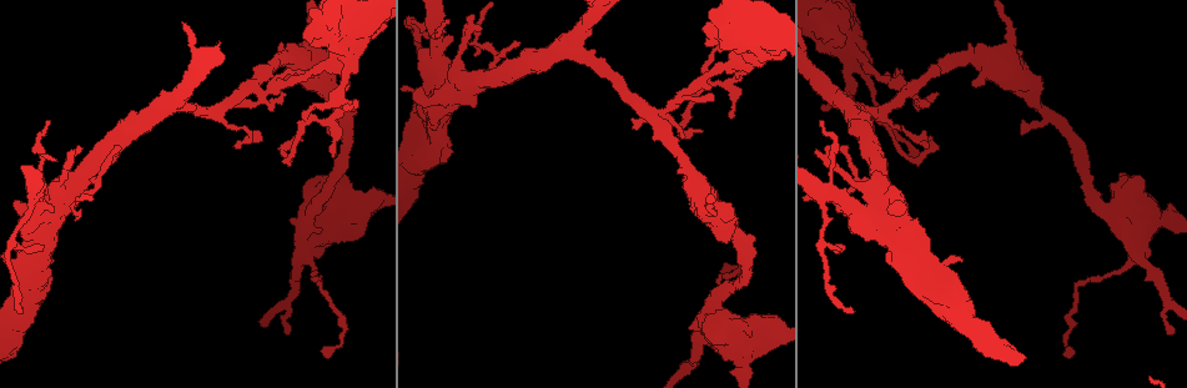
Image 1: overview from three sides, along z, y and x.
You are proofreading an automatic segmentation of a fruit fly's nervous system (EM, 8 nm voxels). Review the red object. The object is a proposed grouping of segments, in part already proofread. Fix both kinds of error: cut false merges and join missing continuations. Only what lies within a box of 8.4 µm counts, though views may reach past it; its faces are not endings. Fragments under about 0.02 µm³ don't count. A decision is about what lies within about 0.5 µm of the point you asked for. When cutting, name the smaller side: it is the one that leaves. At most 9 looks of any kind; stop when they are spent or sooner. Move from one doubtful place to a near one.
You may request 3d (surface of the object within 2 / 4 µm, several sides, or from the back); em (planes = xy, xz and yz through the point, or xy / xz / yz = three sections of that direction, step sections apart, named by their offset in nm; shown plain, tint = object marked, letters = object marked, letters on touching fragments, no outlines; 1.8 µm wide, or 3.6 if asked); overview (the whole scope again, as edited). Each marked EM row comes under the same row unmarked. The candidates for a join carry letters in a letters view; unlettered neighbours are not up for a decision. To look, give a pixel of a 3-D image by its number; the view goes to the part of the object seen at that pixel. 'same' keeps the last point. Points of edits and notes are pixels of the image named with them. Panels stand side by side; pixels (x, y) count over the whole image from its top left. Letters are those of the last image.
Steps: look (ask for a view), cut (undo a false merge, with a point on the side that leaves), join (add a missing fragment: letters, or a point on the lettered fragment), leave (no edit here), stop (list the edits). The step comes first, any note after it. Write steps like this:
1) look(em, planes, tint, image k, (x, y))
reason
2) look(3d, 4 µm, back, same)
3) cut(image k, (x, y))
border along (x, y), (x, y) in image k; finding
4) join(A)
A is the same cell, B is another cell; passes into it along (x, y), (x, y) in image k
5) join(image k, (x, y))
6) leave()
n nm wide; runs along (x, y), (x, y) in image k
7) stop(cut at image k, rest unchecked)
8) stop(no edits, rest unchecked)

look(em, 3.6 µm, planes, letters, image 1, (717, 320))
small branch off a trunk

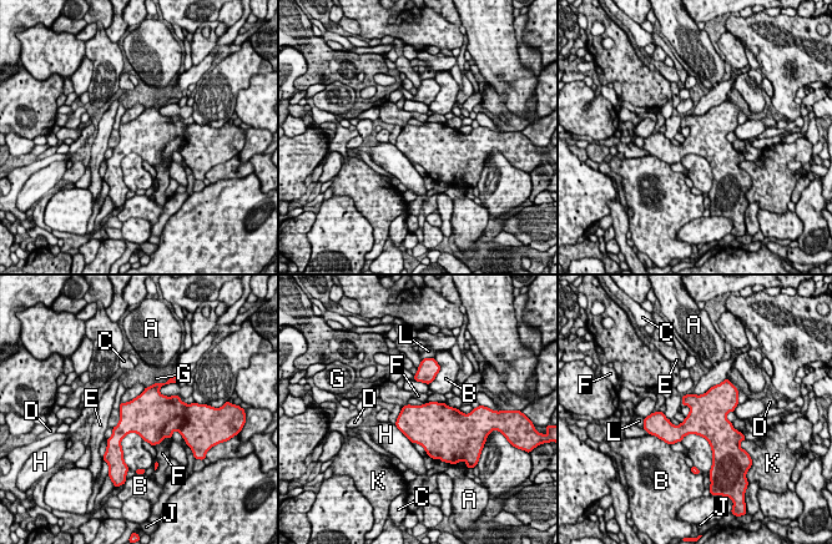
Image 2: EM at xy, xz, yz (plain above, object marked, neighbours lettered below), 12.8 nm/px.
leave()
A, B, C, D, E, F, G, H, J, K and L are other cells; border along (171, 437), (165, 437), (152, 446) in image 2; continuous, no second neuron

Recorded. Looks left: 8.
look(em, planes, tint, image 1, (912, 86))
side arm on a straight run

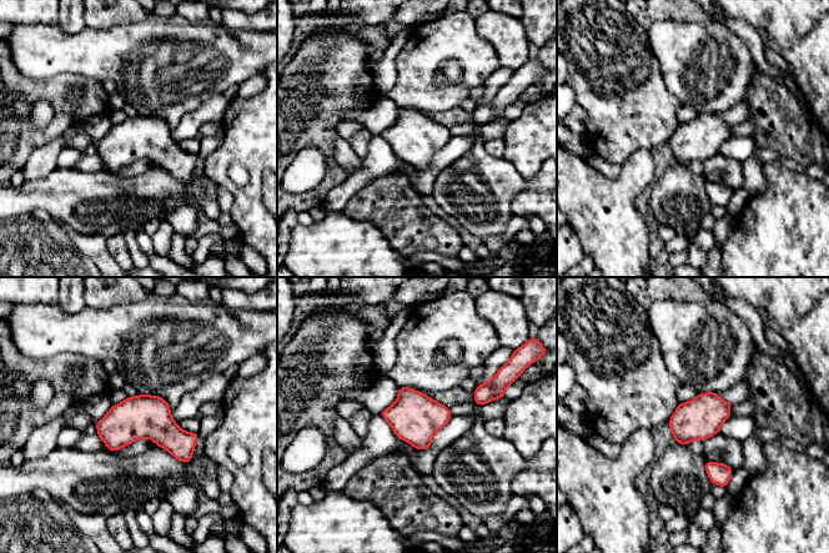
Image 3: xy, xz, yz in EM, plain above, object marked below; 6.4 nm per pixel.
look(em, planes, letters, same)

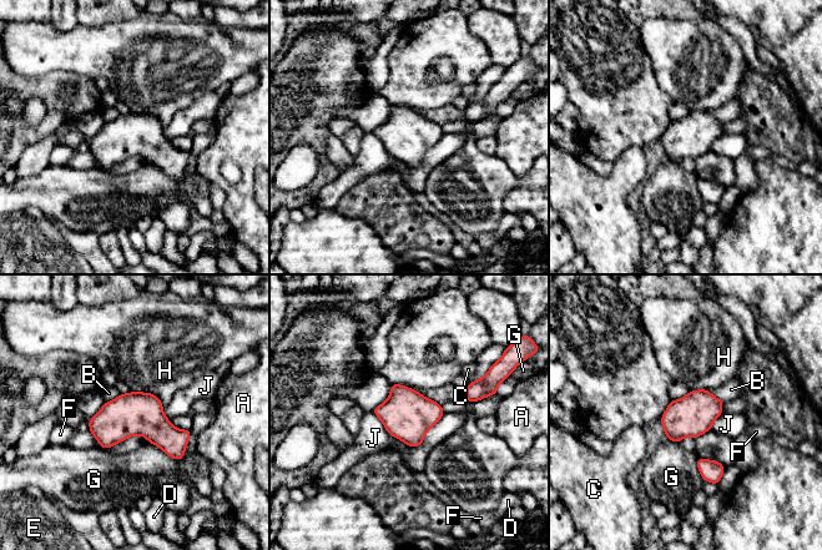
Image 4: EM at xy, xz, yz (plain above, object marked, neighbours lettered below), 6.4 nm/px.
leave()
A, B, C, D, E, F, G, H and J are other cells; border along (705, 389), (724, 400) in image 4; continuous, no second neuron

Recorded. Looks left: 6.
look(em, 3.6 µm, planes, letters, image 1, (344, 52))
four-way junction

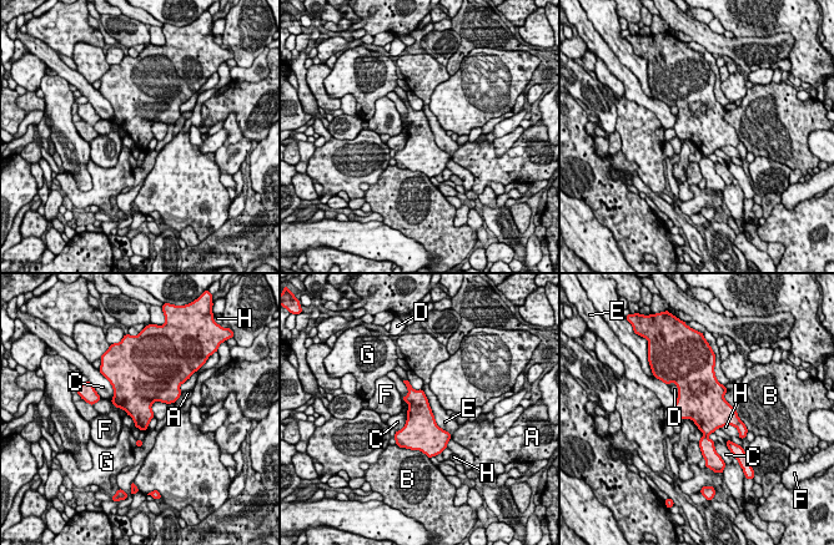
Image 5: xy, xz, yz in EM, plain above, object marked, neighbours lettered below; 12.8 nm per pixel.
leave()
A, B, C, D, E, F, G and H are other cells; border along (422, 390), (435, 422), (451, 437) in image 5; one neuron here

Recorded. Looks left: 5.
look(3d, 4 µm, image 1, (732, 116))
thin end

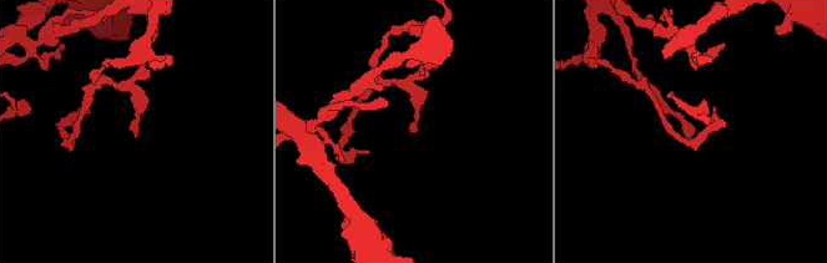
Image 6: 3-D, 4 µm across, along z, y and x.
look(em, xz, step 4, letters, image 6, (415, 124))
shape alone is not enough

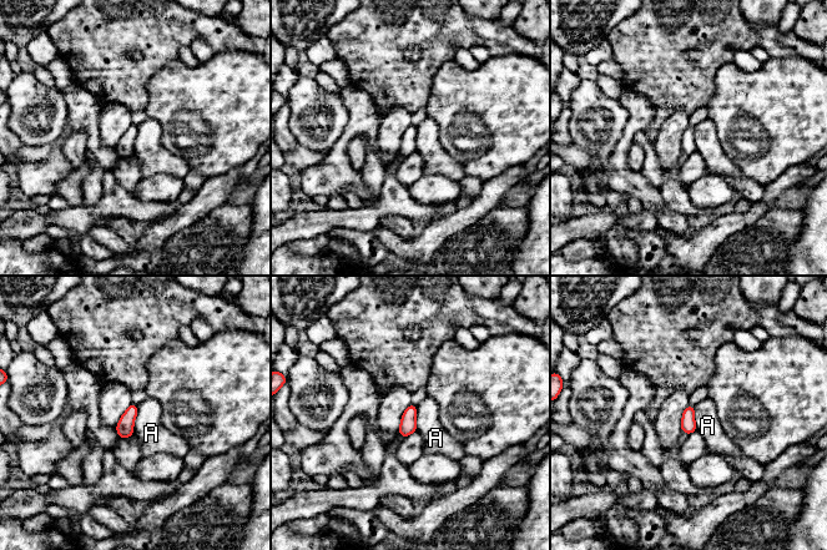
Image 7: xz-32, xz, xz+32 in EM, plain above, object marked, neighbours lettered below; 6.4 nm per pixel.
look(em, planes, letters, same)

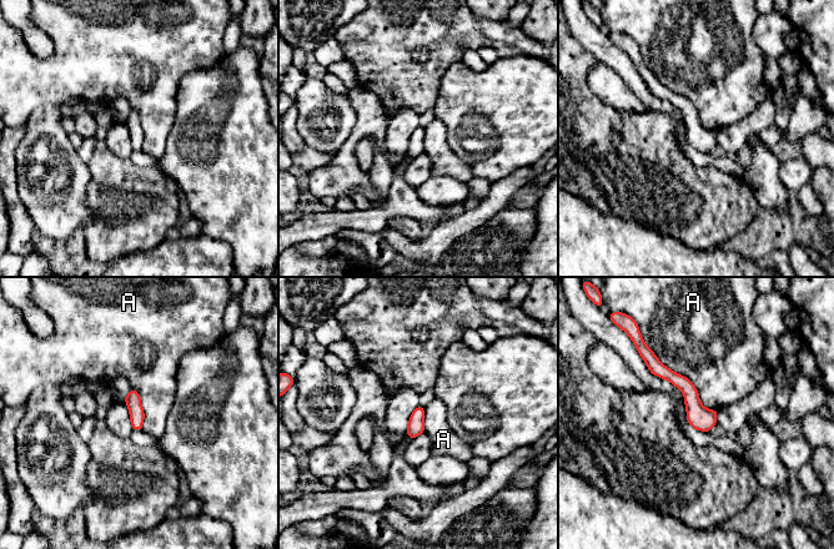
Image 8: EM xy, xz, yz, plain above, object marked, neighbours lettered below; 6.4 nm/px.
leave()
100 nm wide; A is another cell; runs along (651, 359), (691, 393), (706, 428) in image 8; none of them fits

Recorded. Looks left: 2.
stop(no edits, rest unchecked)

